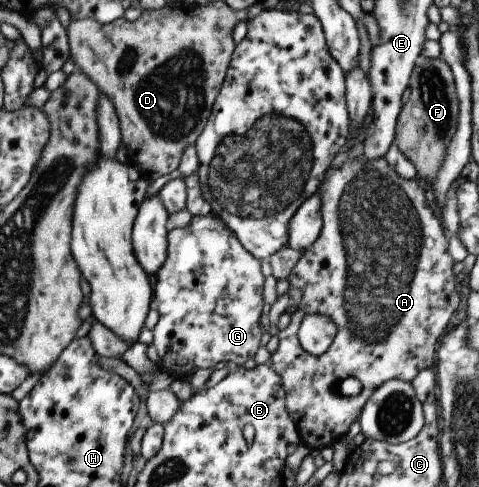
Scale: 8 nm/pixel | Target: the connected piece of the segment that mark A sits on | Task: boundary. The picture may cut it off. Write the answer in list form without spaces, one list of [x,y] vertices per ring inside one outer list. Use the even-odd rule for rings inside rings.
[[[363,152],[357,157],[348,159],[340,168],[327,172],[327,177],[320,190],[323,220],[321,233],[317,241],[314,241],[312,247],[302,252],[302,256],[299,258],[297,265],[295,265],[293,271],[291,271],[291,275],[288,277],[291,286],[293,285],[293,287],[299,287],[299,289],[301,289],[302,299],[297,310],[292,314],[289,325],[284,330],[279,331],[279,346],[270,359],[270,367],[281,376],[282,386],[286,391],[286,408],[298,429],[300,442],[307,445],[307,447],[315,453],[325,447],[333,446],[347,433],[347,431],[349,431],[351,423],[360,417],[363,406],[367,403],[373,391],[380,385],[395,378],[411,382],[414,377],[417,377],[417,374],[421,370],[435,365],[436,349],[437,345],[440,343],[440,337],[443,335],[443,331],[447,329],[449,319],[453,317],[453,312],[456,311],[457,307],[459,307],[459,303],[461,303],[459,294],[455,290],[455,282],[457,280],[453,272],[453,265],[455,265],[455,262],[453,258],[451,258],[449,252],[447,252],[448,239],[445,235],[446,230],[442,221],[435,216],[435,213],[429,208],[429,205],[427,205],[427,197],[425,197],[424,190],[423,187],[420,187],[417,180],[402,178],[389,165],[389,162],[385,158],[370,160],[364,156]],[[307,314],[326,315],[337,325],[338,332],[331,347],[320,356],[307,353],[298,340],[298,331],[302,319]],[[347,377],[354,377],[361,382],[362,388],[359,395],[355,395],[355,397],[343,397],[343,395],[339,393],[339,385],[341,385],[341,381],[347,379]]]

